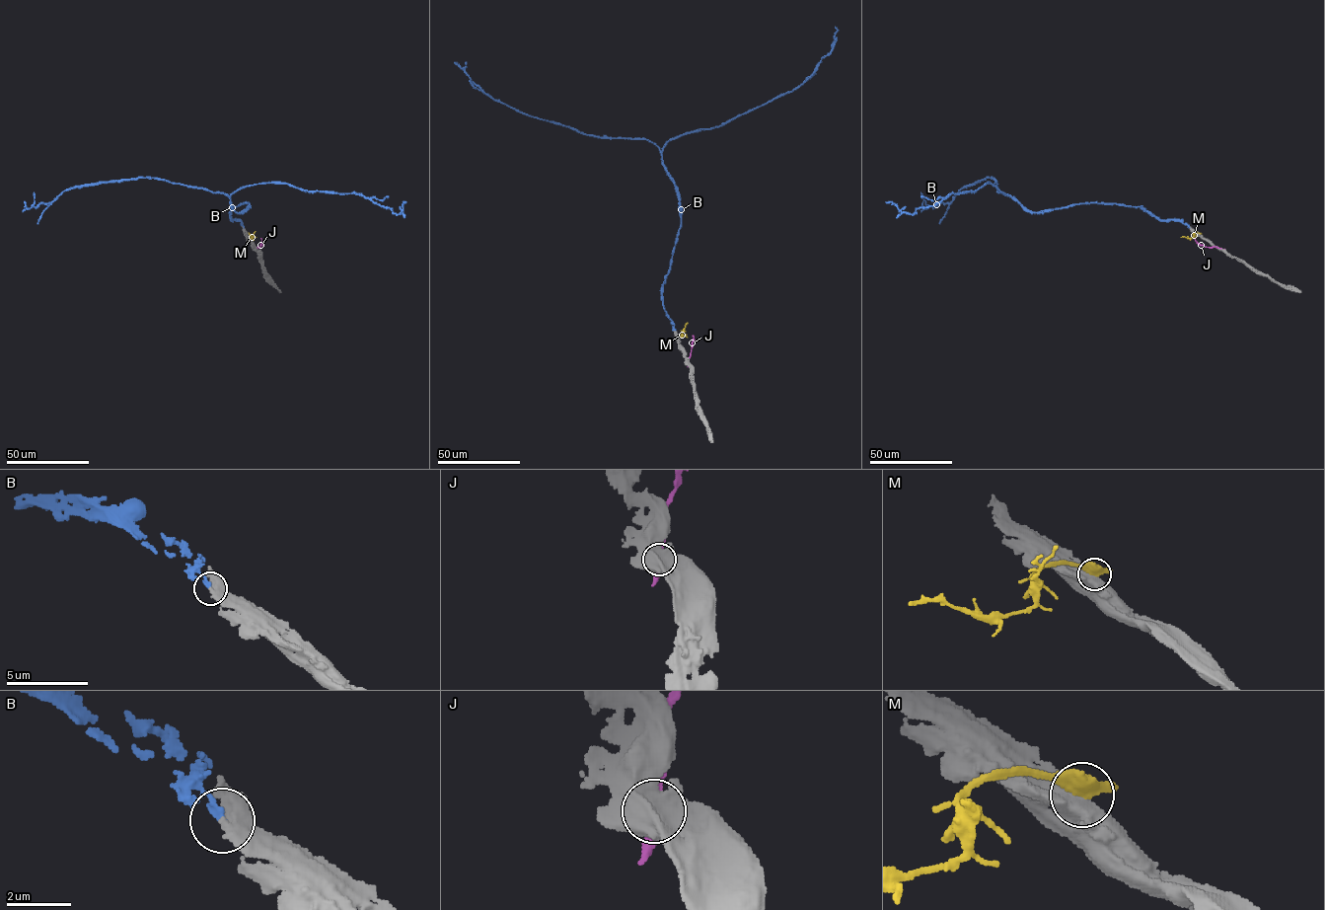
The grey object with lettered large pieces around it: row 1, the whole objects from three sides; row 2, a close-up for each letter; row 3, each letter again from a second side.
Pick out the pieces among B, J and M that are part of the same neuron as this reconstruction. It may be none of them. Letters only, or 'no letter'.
B

